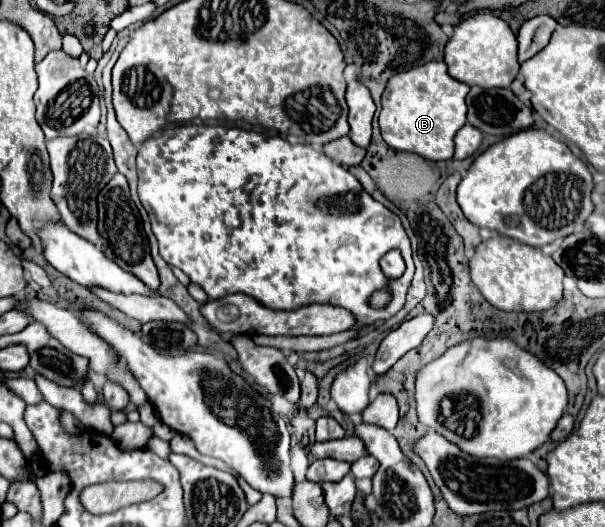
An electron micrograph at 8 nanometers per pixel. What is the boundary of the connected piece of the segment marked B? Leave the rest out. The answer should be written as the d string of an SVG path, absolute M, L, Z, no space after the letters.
M432 61L390 77L382 95L380 131L384 141L398 149L418 153L428 161L446 161L454 155L454 135L466 123L466 95L470 87L448 75L444 61Z

